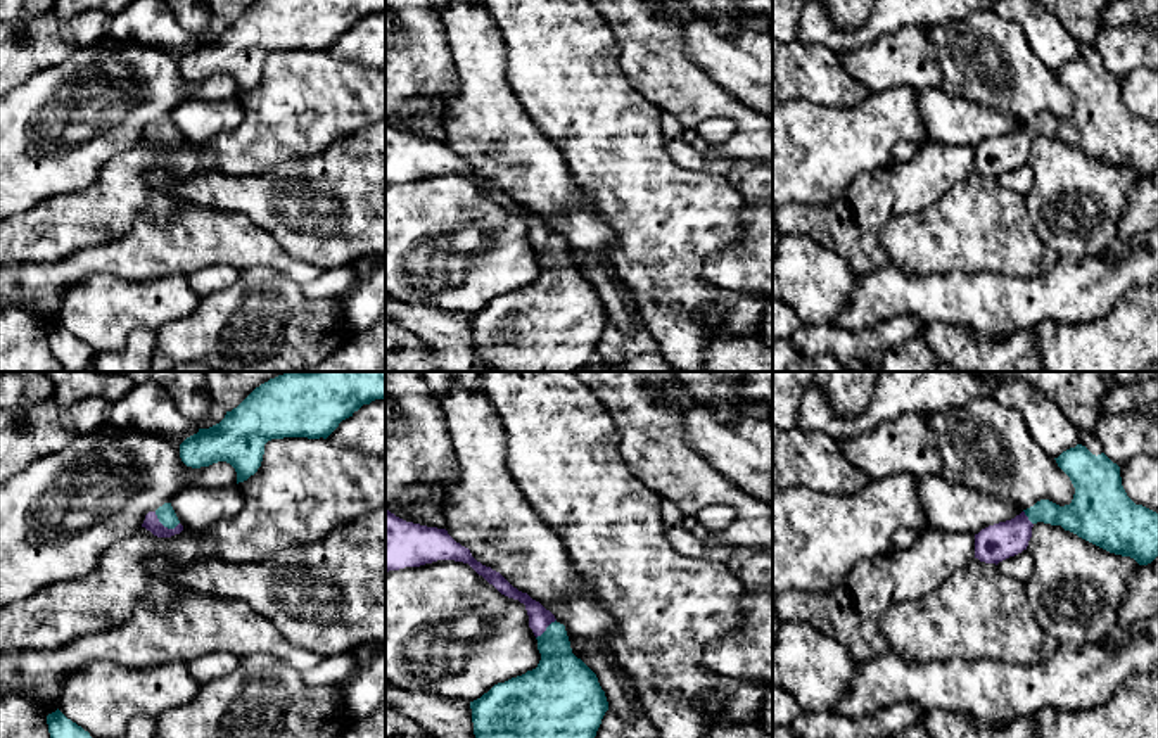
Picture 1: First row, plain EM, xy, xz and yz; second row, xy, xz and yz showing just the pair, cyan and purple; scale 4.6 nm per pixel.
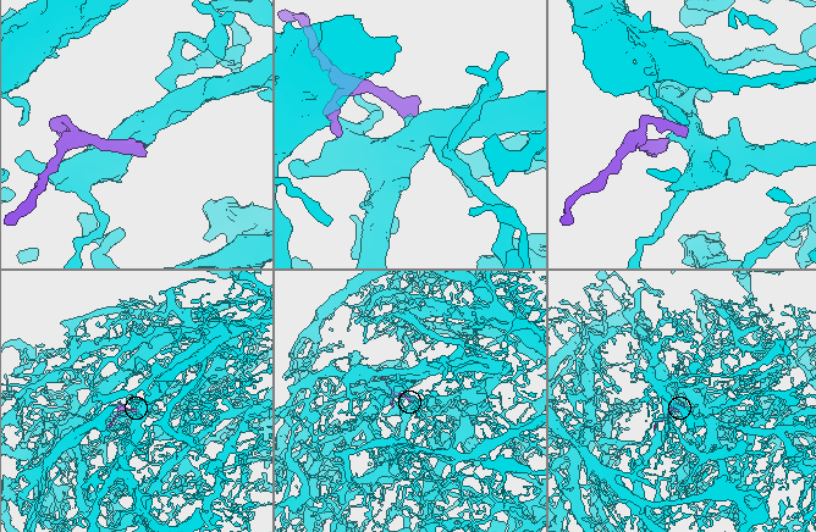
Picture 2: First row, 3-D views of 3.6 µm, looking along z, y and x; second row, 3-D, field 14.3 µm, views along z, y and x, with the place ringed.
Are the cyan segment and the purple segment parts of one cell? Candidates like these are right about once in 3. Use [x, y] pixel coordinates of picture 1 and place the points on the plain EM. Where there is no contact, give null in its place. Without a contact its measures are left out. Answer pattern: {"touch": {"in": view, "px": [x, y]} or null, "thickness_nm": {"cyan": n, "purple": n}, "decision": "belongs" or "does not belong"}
{"touch": {"in": "xy", "px": [165, 139]}, "thickness_nm": {"cyan": 90, "purple": 70}, "decision": "belongs"}

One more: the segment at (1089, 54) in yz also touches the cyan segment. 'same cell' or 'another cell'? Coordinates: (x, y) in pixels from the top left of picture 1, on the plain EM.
same cell

